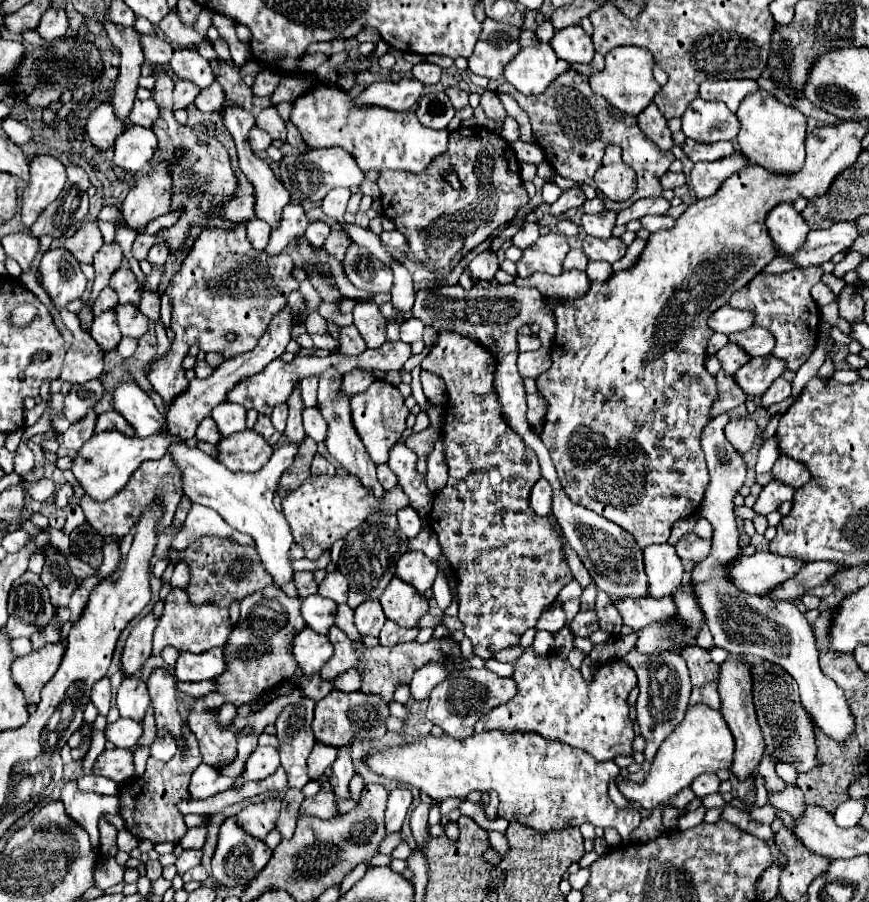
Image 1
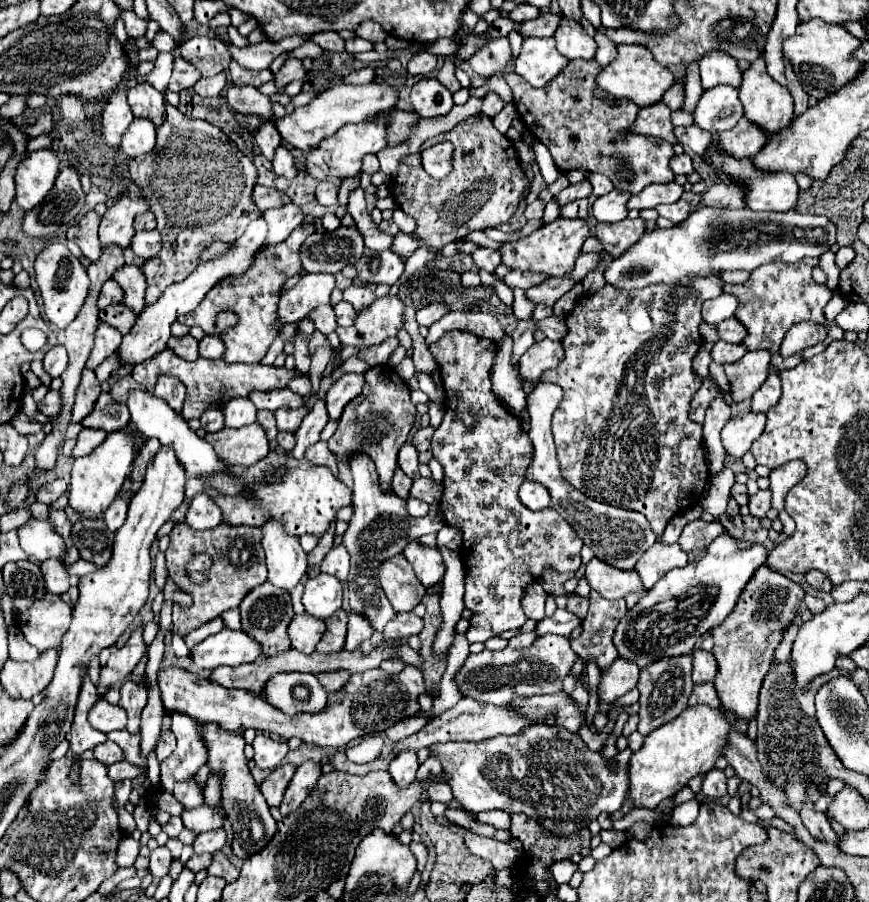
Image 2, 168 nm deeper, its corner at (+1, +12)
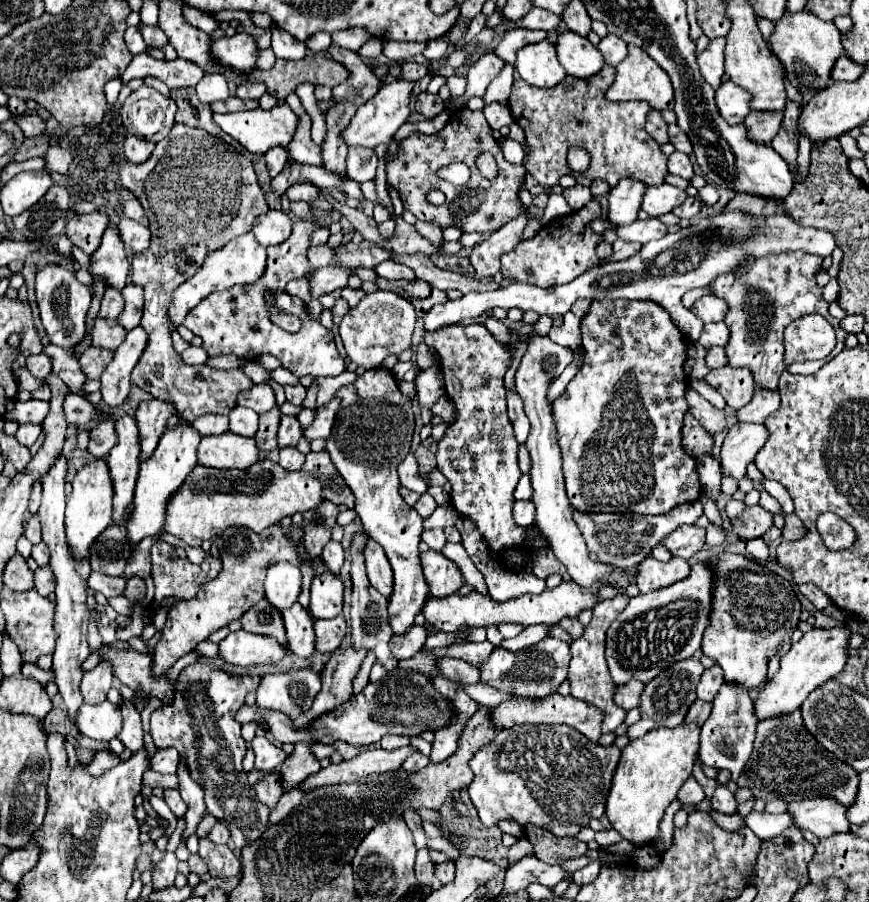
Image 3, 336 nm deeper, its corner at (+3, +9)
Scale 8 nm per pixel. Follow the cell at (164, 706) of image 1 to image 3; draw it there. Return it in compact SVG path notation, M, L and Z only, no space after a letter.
M180 759L178 763L178 769L176 769L176 777L178 777L178 789L180 789L180 795L182 799L188 803L188 811L184 815L188 827L184 831L184 837L190 837L198 825L198 821L202 819L204 811L206 811L206 805L204 805L204 791L202 787L190 777L190 771L188 771L188 765L184 759Z

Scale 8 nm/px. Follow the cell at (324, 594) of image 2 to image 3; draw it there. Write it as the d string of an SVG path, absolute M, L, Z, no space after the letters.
M332 573L316 575L310 593L310 607L308 607L310 615L314 619L332 619L340 615L342 593L344 593L344 585L338 579L338 575Z

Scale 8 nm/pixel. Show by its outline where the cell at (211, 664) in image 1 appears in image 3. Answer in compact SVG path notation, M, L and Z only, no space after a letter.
M246 631L230 633L220 645L218 657L224 663L232 665L258 665L258 663L276 663L288 655L288 649L276 643L276 639L268 635L254 635Z

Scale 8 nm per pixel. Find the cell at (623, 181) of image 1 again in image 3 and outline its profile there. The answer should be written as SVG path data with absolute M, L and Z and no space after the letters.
M650 111L648 119L646 119L646 131L652 135L656 143L664 145L668 143L668 125L662 119L662 115L658 111Z

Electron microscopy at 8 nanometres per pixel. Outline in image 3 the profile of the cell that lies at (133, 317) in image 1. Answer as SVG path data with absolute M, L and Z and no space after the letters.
M96 319L94 329L92 329L92 343L100 345L104 349L116 349L126 337L124 327L116 319Z

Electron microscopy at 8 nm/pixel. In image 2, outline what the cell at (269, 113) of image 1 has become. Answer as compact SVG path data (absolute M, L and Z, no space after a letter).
M230 86L226 96L228 96L228 106L232 106L236 112L254 112L254 114L266 118L266 120L272 116L270 98L264 96L254 86L246 86L246 88Z

